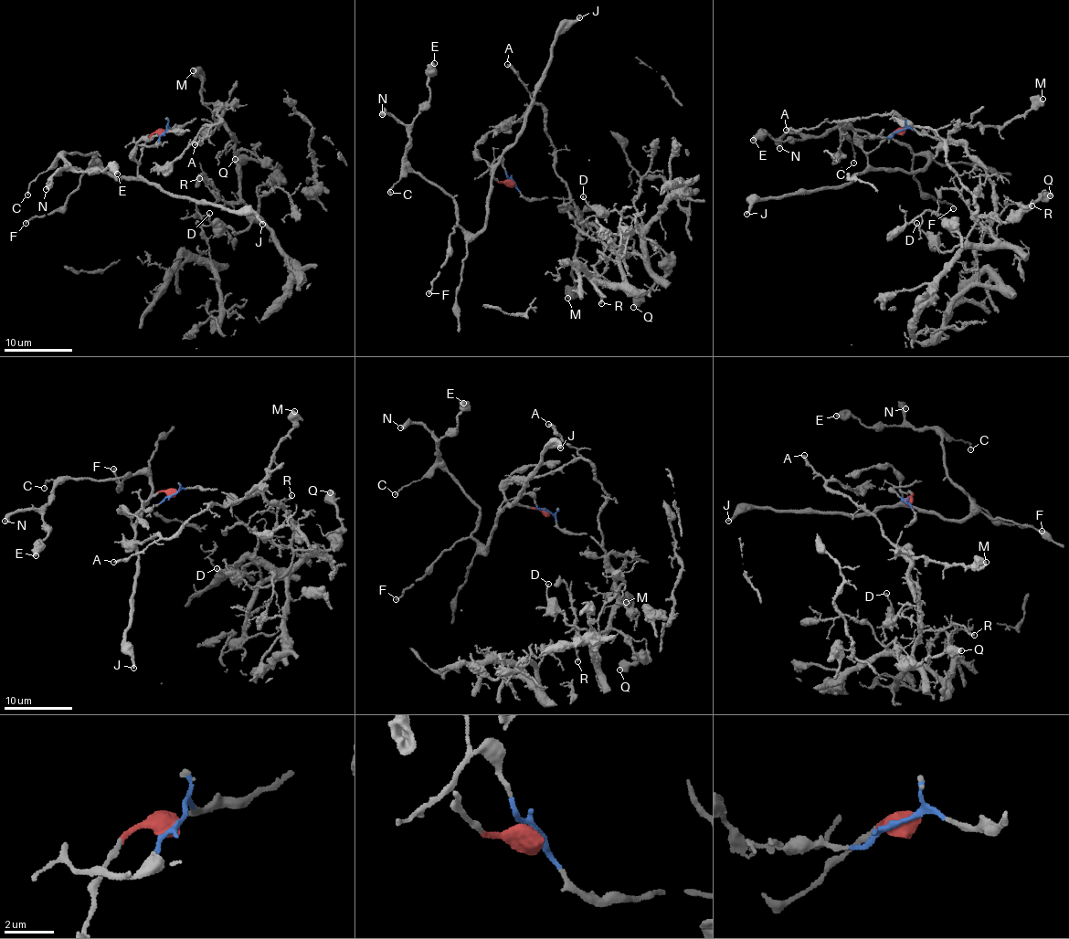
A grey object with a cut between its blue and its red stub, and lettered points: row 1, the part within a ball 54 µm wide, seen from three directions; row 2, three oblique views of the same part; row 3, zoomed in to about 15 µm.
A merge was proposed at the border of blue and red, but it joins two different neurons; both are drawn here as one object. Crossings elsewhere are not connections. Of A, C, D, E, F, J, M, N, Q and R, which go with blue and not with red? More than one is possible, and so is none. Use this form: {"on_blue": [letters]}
{"on_blue": ["A", "D", "M", "Q", "R"]}

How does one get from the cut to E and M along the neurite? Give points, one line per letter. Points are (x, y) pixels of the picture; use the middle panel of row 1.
E: (511, 179), (499, 182), (488, 163), (486, 226), (473, 235), (452, 199), (410, 166), (411, 123), (434, 62)
M: (513, 179), (524, 198), (568, 199), (580, 215), (582, 224), (574, 264), (574, 291), (566, 299)

